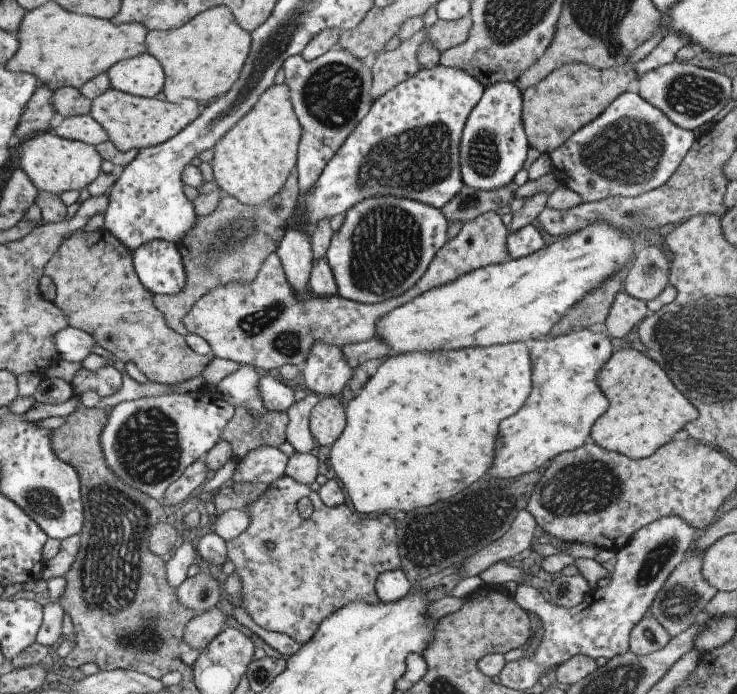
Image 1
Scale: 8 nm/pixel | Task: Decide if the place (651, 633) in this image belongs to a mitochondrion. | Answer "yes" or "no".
yes

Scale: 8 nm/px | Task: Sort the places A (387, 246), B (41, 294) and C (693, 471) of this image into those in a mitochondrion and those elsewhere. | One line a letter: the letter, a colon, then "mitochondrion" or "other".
A: mitochondrion
B: other
C: other

